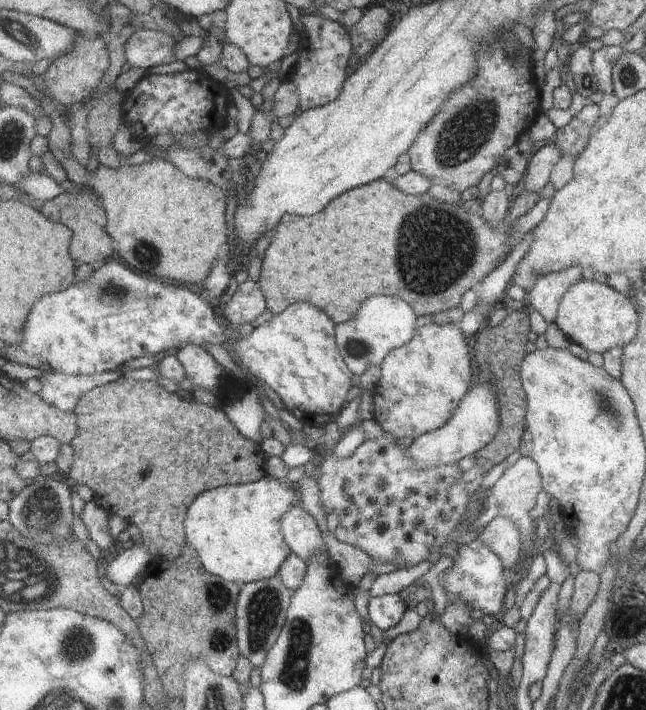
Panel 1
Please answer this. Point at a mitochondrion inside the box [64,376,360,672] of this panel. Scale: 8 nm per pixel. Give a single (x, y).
(263, 607)

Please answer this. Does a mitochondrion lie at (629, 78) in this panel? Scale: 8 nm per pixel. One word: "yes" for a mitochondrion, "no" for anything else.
yes

